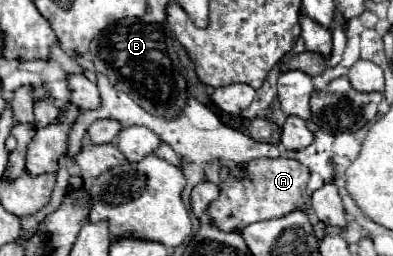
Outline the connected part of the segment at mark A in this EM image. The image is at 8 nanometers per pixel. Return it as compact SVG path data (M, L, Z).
M256 158L240 168L240 172L242 178L236 178L230 174L228 166L220 168L220 196L206 208L212 226L224 232L242 232L252 222L282 218L294 210L302 210L310 198L306 186L310 170L294 158Z

